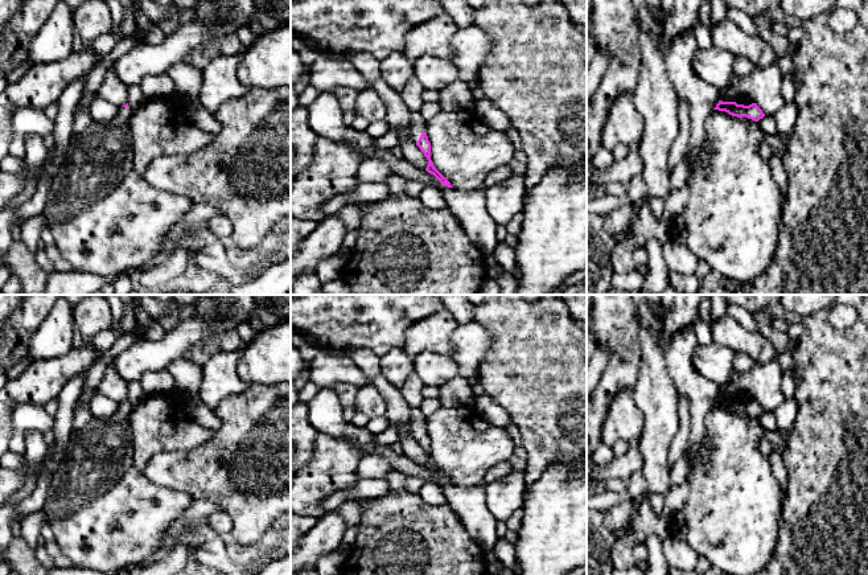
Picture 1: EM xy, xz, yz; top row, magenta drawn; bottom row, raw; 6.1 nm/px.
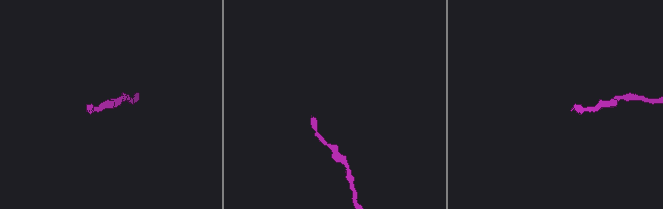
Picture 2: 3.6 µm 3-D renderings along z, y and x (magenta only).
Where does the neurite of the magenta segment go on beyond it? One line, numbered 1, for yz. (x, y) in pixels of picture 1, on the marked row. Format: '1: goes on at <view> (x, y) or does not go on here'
1: does not go on here

